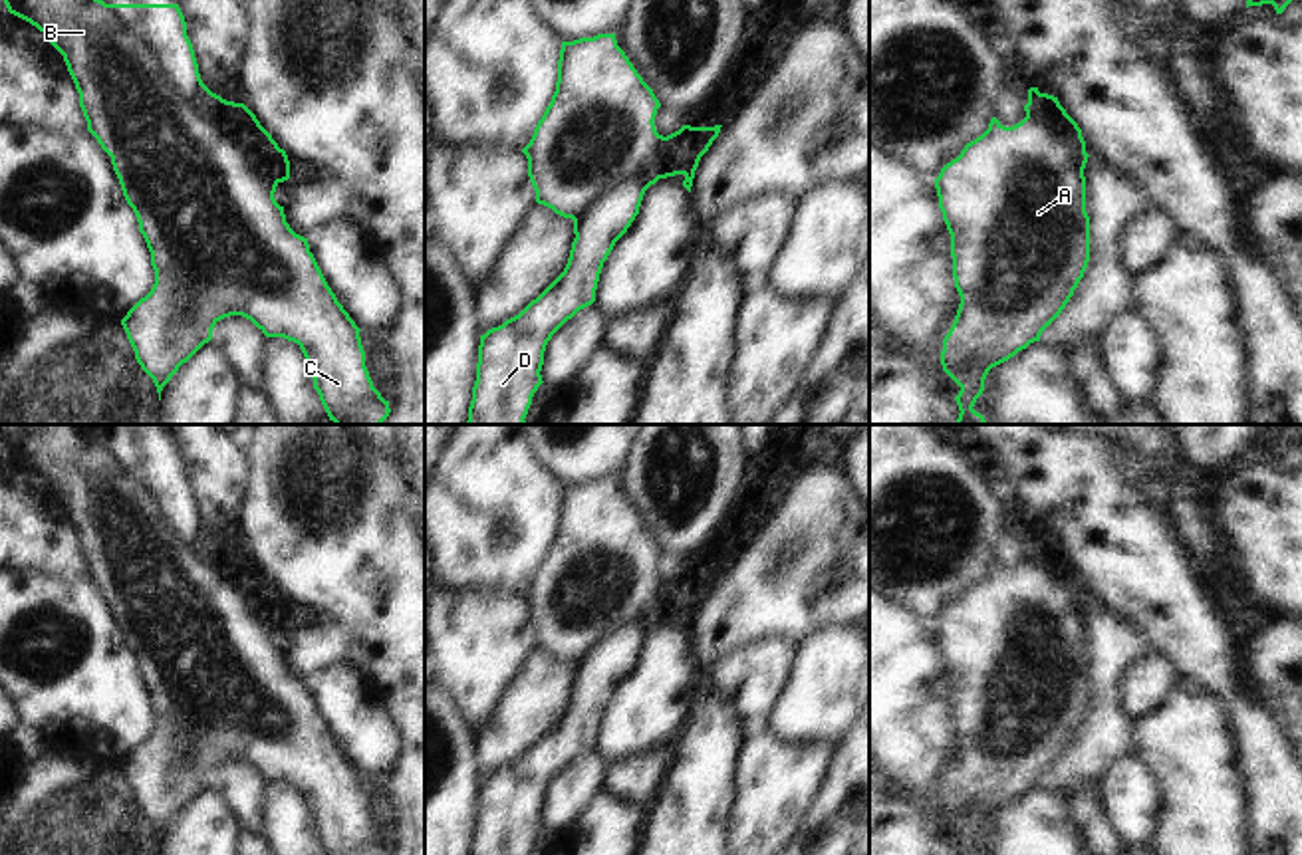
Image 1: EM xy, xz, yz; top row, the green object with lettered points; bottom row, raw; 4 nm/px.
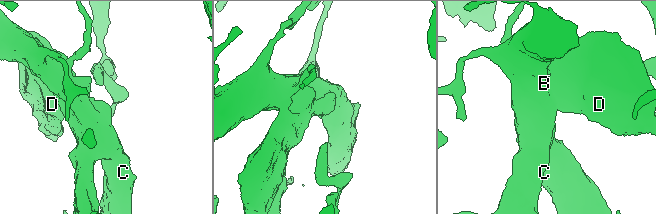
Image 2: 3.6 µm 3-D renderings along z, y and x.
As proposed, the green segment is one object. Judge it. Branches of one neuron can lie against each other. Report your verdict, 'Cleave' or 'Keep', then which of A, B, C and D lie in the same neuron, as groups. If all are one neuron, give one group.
Cleave. Groups: A B C / D.

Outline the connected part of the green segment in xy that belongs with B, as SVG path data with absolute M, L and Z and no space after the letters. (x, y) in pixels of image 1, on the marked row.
M4 0L10 14L46 34L64 56L79 93L87 131L111 157L123 196L133 208L139 232L151 252L155 284L121 319L141 369L153 379L159 401L163 387L204 343L214 325L230 315L250 319L266 337L284 337L300 345L320 401L335 425L381 425L391 409L373 387L365 367L359 327L327 286L308 238L286 222L284 206L274 198L276 186L290 179L284 149L244 105L222 101L216 121L204 119L183 97L159 67L153 52L139 40L103 0Z

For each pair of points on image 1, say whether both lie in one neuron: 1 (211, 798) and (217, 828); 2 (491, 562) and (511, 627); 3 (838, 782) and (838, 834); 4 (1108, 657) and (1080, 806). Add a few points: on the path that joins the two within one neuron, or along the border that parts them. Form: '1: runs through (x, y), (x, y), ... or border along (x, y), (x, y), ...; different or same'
1: runs through (211, 806), (211, 820); same
2: border along (455, 586), (483, 586), (520, 596); different
3: runs through (838, 794), (838, 822); same
4: border along (1096, 782), (1082, 788), (1070, 802); different

